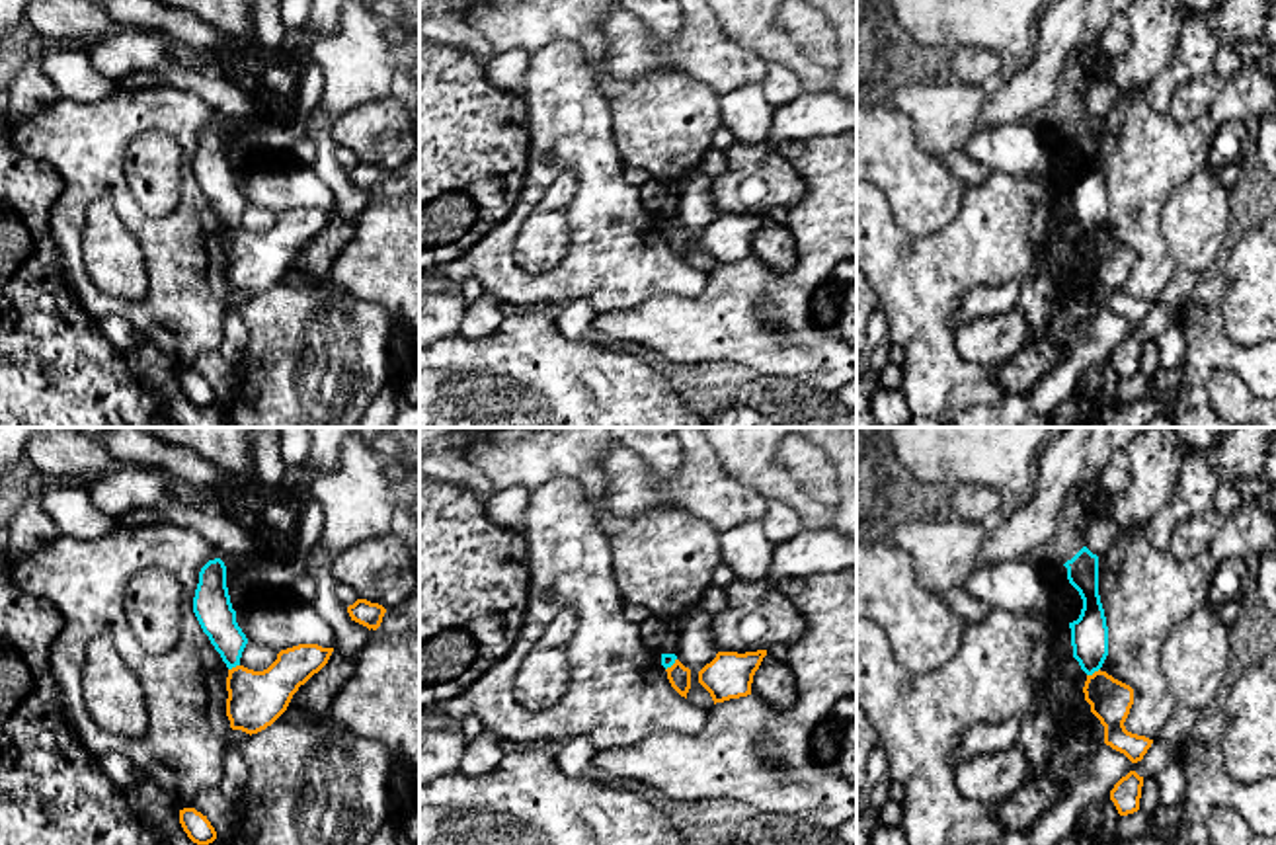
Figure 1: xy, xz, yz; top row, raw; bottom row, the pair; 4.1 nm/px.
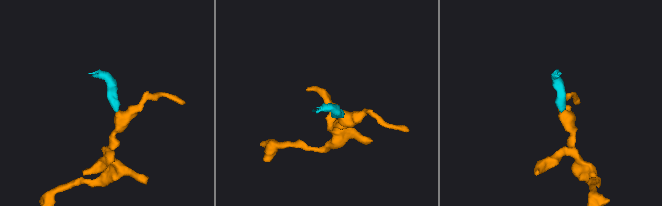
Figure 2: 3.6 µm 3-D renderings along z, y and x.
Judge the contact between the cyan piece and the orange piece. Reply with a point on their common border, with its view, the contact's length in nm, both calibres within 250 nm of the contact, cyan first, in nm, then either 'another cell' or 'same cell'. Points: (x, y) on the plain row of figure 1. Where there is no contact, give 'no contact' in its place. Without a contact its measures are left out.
yz (1093, 235) | 70 nm | 160/170 nm | another cell

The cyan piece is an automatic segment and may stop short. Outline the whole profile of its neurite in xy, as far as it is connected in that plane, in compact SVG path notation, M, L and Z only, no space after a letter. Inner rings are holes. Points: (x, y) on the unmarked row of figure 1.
M220 121L209 123L201 131L193 176L226 230L240 228L248 201L236 185L226 150L226 129Z

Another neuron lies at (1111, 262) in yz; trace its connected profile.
M1098 232L1087 238L1083 256L1091 275L1104 289L1104 306L1124 316L1132 326L1141 324L1153 302L1132 297L1124 289L1134 267L1134 252Z

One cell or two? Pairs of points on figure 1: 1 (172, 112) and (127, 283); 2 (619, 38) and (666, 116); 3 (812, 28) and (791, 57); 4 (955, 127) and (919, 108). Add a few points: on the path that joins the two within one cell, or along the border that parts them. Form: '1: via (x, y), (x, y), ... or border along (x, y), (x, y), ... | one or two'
1: border along (112, 203), (143, 252), (149, 287) | two
2: border along (689, 77), (656, 67), (631, 80), (607, 82) | two
3: border along (775, 20), (808, 57), (828, 69) | two
4: via (947, 120), (927, 108) | one

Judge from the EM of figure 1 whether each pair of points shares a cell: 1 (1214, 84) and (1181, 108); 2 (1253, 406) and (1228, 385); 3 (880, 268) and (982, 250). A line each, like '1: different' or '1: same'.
1: same
2: same
3: same

